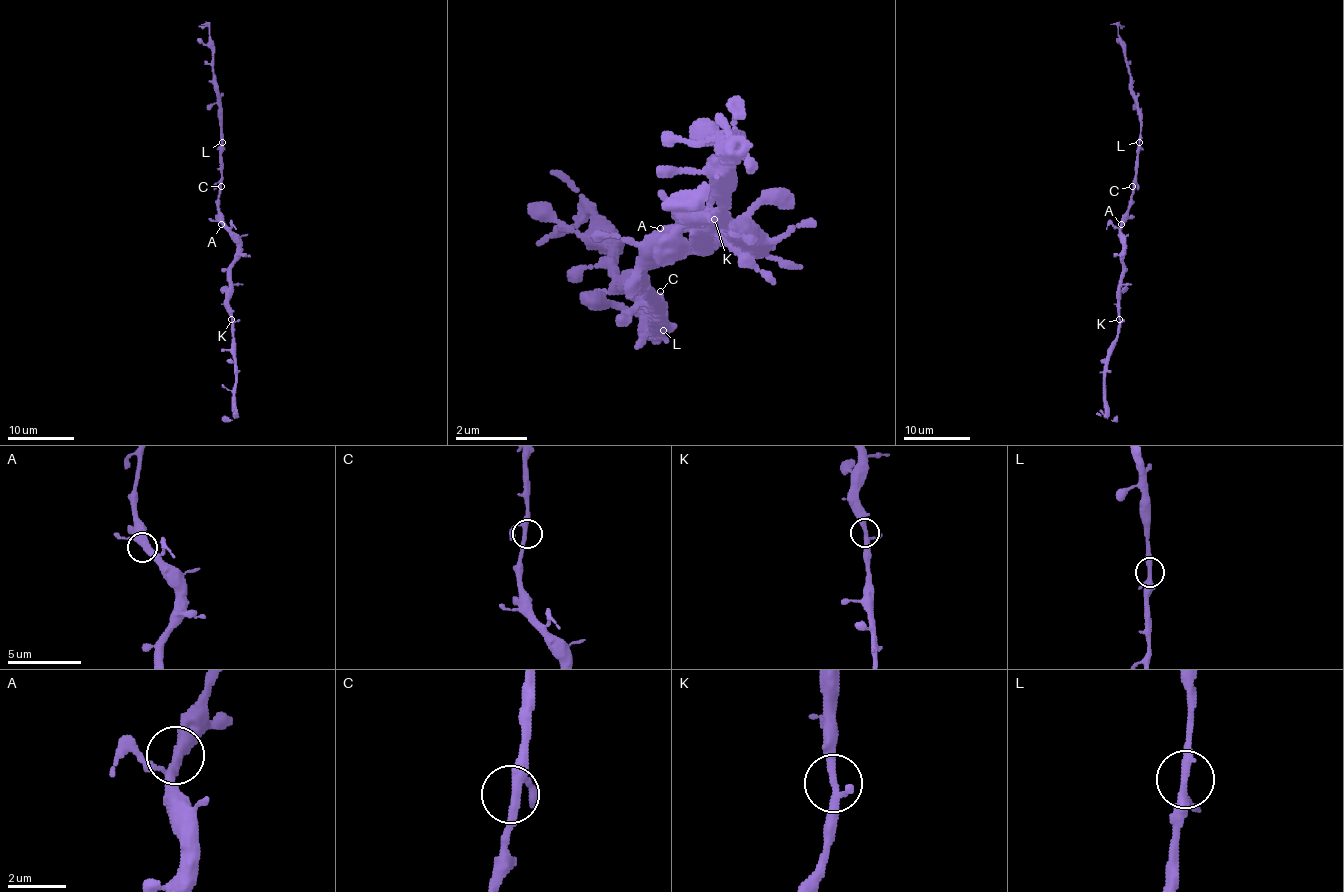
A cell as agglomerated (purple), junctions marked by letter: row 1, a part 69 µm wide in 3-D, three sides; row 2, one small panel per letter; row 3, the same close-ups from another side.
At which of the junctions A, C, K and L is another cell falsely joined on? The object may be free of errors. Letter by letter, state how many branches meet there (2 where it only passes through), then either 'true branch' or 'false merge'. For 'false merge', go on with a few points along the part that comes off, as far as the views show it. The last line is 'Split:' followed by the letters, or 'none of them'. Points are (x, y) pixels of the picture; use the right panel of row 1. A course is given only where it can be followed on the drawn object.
A: 3 branches meet; true branch
C: 3 branches meet; true branch
K: 3 branches meet; true branch
L: 3 branches meet; true branch
Split: none of them

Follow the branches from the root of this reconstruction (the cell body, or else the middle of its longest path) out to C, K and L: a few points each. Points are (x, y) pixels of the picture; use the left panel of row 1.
C: (225, 224), (218, 206), (221, 186)
K: (225, 224), (236, 244), (236, 261), (231, 268), (228, 289), (228, 314), (231, 319)
L: (225, 224), (218, 206), (221, 141)

